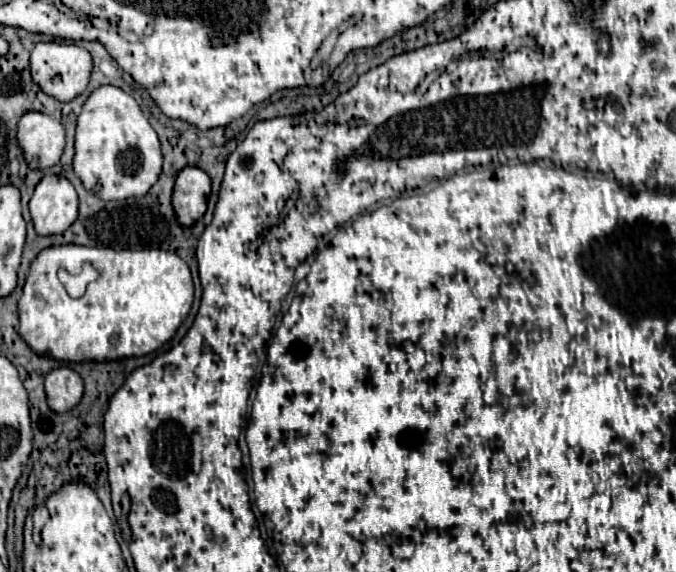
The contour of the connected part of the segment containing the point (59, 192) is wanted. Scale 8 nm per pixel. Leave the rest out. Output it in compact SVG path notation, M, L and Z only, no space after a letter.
M45 173L29 201L29 211L39 235L63 233L77 219L77 193L67 179Z

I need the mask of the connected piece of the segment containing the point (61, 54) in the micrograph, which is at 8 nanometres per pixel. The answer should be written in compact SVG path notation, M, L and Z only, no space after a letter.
M37 43L35 49L31 51L29 65L31 65L33 83L39 85L45 95L51 95L53 99L61 103L75 99L87 89L89 75L93 69L91 55L85 49L77 45L69 45L69 43Z

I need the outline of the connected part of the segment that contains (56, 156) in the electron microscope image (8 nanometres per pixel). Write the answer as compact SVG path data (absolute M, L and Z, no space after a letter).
M31 111L19 119L17 143L31 169L49 169L61 159L65 131L53 117Z

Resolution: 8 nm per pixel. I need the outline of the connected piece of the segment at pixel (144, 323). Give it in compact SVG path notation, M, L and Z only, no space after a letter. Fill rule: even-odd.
M59 245L59 247L51 247L51 249L43 249L35 261L31 263L31 271L27 275L27 281L25 281L25 287L23 287L23 295L19 299L19 333L21 337L25 339L25 343L41 357L49 357L55 359L55 361L67 361L67 363L85 363L85 361L117 361L117 359L127 359L127 357L141 357L141 355L147 355L155 349L159 349L163 343L167 343L175 331L181 327L181 323L185 321L185 317L189 315L191 311L191 305L193 305L193 279L191 279L191 271L187 267L187 263L175 255L173 251L161 251L161 249L139 249L139 251L131 251L131 249L123 249L119 251L113 251L109 247L83 247L83 245ZM83 263L91 263L99 277L101 277L101 285L99 283L91 283L89 289L87 289L87 297L79 297L79 299L73 299L67 295L65 287L59 283L57 279L57 271L63 267L67 269L69 273L79 273L81 271L81 265Z

